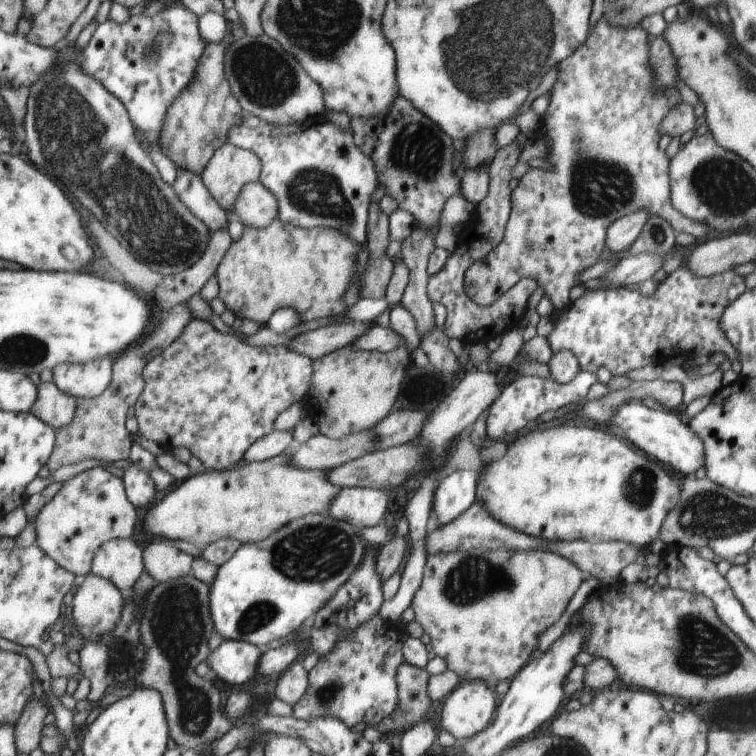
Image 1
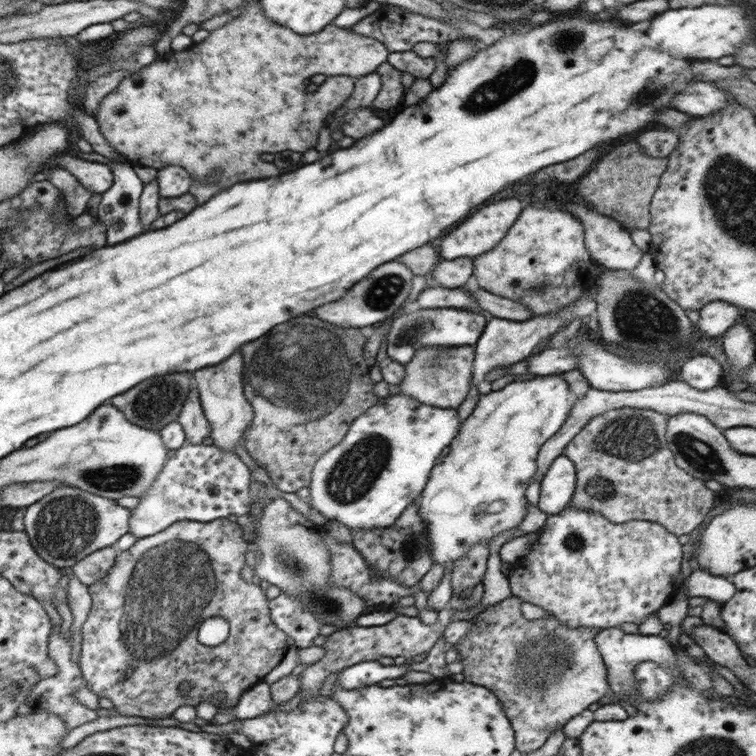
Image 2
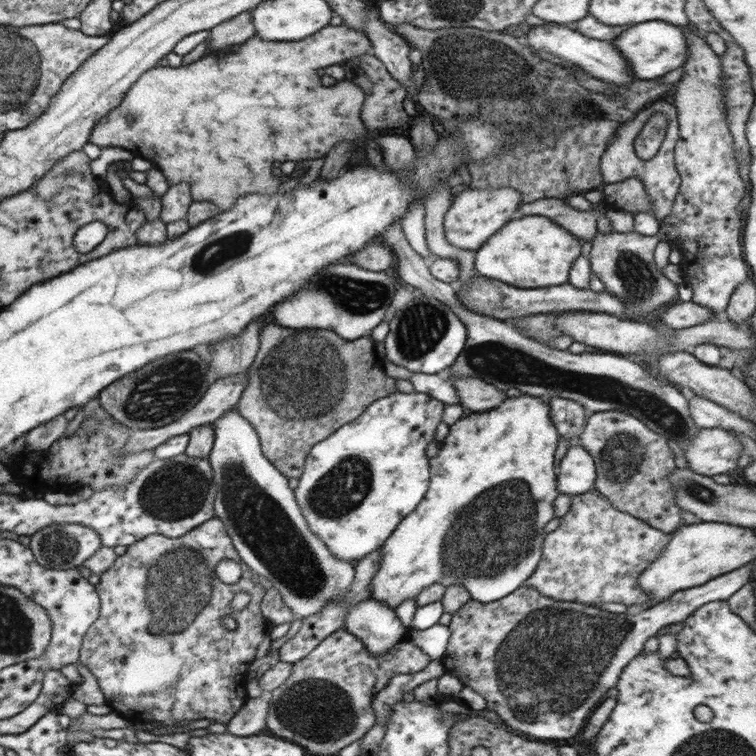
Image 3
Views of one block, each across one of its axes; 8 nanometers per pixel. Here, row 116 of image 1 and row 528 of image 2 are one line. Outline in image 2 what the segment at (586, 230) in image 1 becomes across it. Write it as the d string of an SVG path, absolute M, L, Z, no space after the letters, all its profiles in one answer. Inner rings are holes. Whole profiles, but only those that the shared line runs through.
M567 507L558 514L548 516L544 527L537 536L537 541L532 545L528 554L519 558L514 564L512 574L509 575L508 581L510 583L511 594L514 597L548 611L566 626L570 626L570 628L595 626L602 630L615 628L616 626L620 626L620 624L626 624L626 622L640 624L645 621L645 618L650 617L650 615L658 612L658 610L668 604L670 599L678 592L681 583L683 583L681 576L682 558L684 558L684 552L682 551L682 544L678 541L678 536L668 532L661 524L650 521L613 523L600 513L575 507Z

